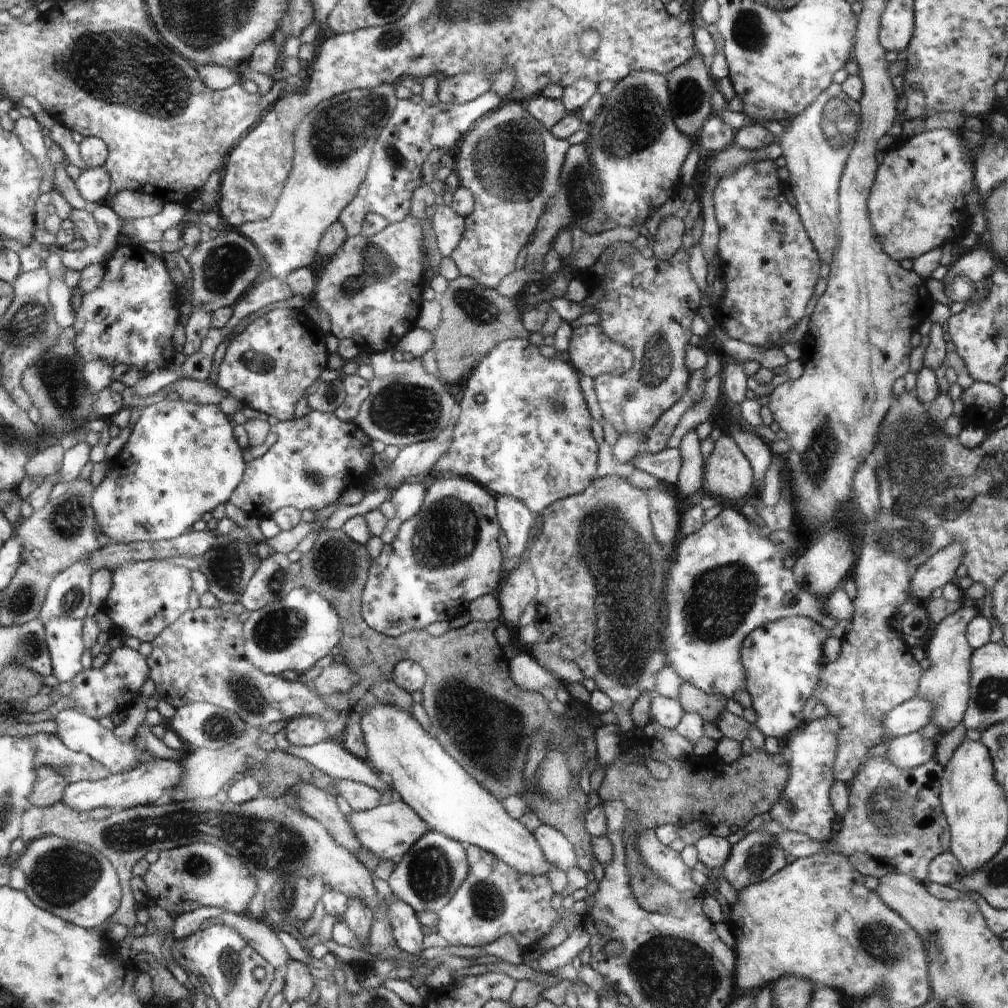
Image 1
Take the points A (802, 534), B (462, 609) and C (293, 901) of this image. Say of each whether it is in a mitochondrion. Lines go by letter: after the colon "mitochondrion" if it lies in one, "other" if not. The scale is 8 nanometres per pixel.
A: other
B: other
C: mitochondrion

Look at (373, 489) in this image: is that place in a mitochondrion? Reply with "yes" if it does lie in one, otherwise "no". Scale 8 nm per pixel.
no

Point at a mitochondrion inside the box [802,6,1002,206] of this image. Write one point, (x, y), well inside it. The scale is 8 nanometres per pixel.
(834, 123)

